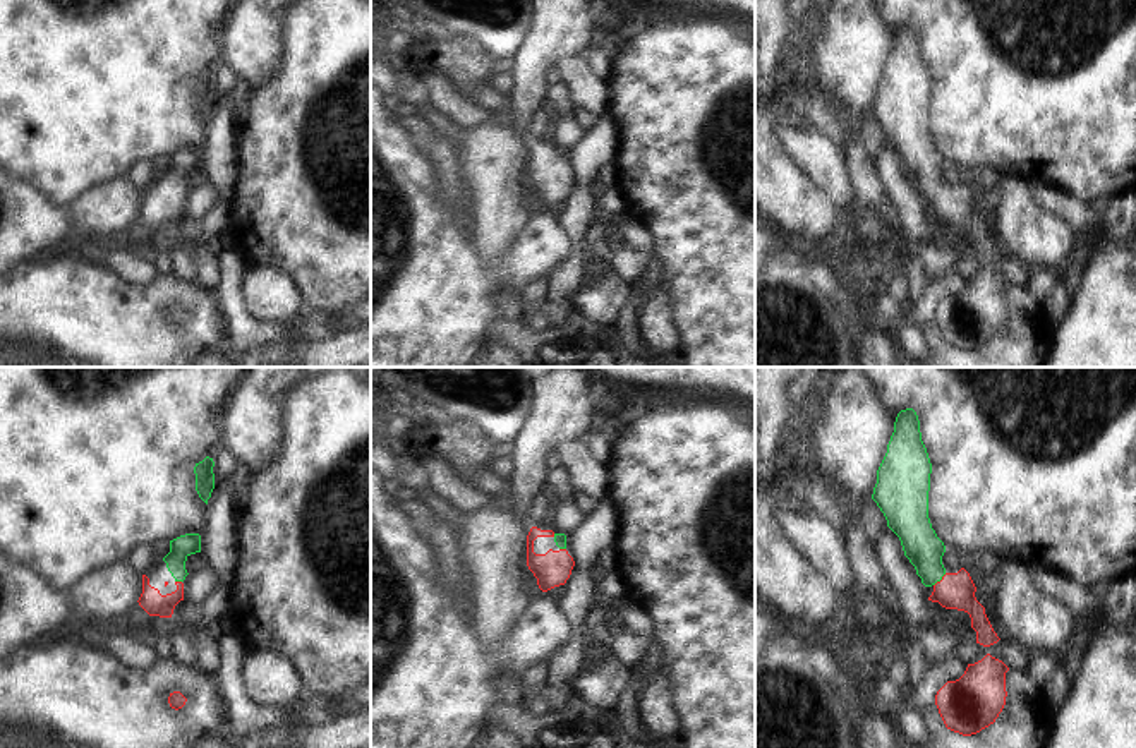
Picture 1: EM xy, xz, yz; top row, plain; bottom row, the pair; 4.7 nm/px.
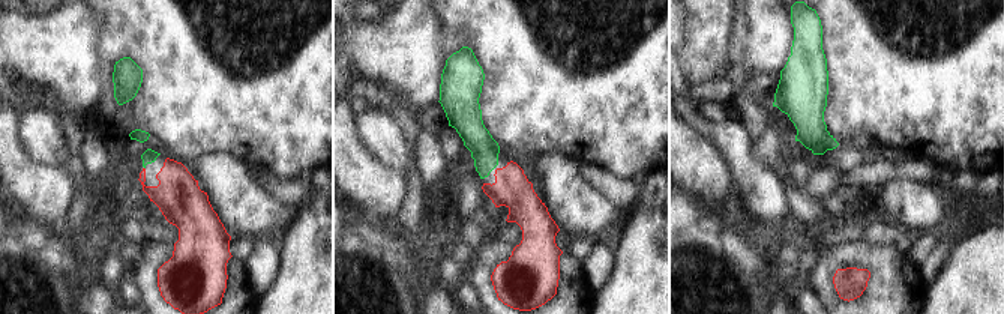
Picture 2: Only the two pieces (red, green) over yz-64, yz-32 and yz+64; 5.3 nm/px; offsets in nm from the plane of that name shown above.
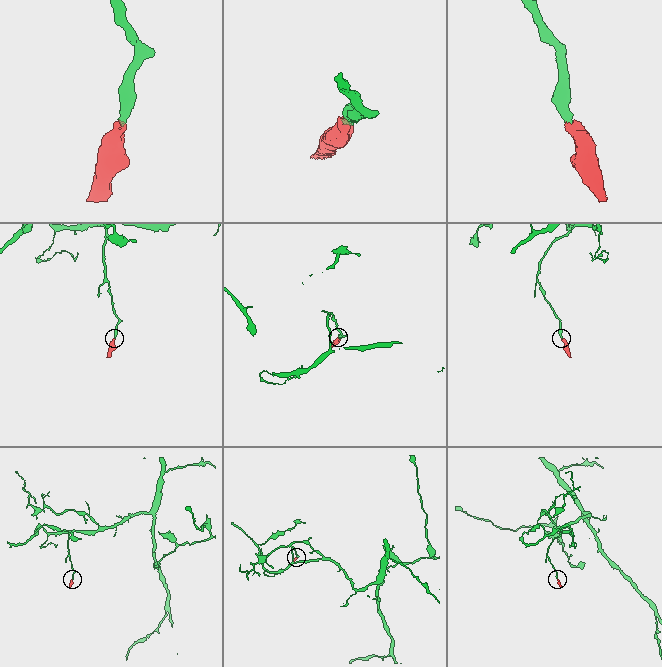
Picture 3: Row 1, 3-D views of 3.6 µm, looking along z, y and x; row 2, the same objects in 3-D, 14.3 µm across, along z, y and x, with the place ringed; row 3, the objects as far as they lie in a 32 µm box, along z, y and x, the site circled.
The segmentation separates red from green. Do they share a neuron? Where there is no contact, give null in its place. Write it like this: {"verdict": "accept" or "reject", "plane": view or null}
{"verdict": "accept", "plane": "yz"}

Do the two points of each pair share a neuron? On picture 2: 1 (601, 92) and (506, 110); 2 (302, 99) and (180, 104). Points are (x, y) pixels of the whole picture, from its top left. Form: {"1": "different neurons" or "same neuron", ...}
{"1": "same neuron", "2": "same neuron"}

